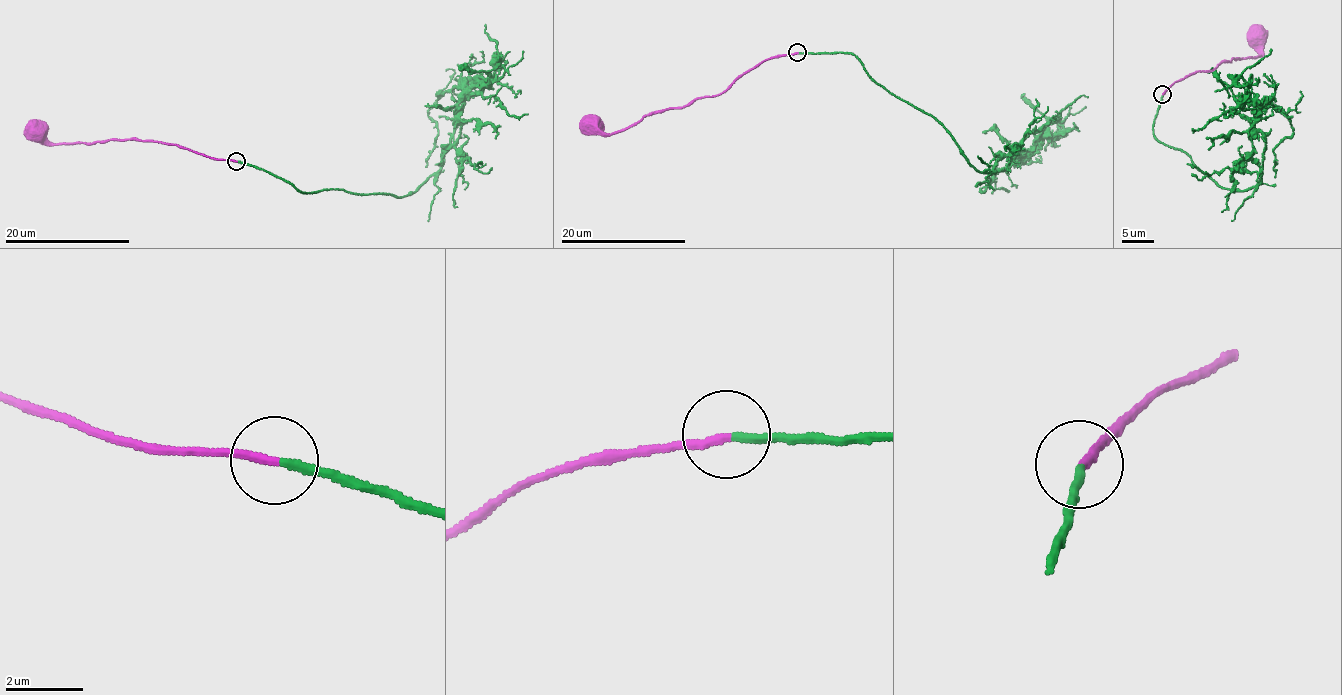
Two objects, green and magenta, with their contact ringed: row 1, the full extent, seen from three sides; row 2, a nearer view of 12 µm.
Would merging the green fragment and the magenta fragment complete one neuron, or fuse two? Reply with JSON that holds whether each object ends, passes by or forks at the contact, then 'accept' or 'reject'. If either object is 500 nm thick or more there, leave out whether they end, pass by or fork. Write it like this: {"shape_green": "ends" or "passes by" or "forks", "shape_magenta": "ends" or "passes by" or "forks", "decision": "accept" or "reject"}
{"shape_green": "ends", "shape_magenta": "ends", "decision": "accept"}

